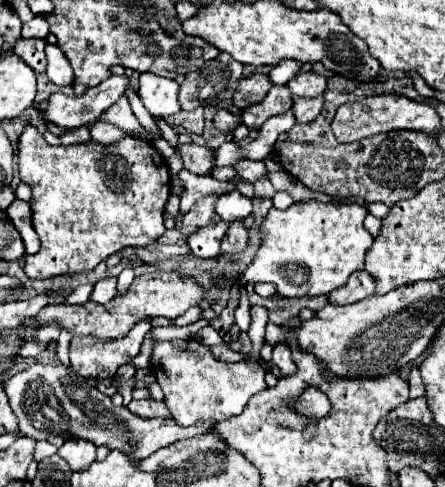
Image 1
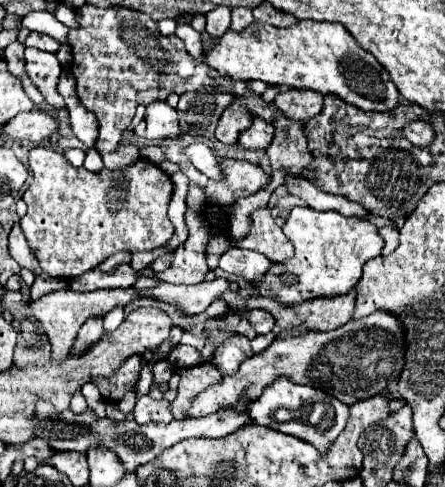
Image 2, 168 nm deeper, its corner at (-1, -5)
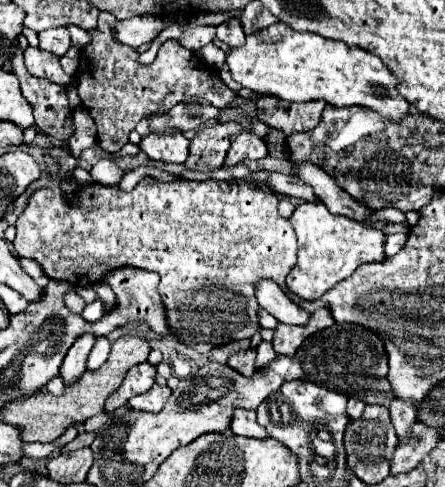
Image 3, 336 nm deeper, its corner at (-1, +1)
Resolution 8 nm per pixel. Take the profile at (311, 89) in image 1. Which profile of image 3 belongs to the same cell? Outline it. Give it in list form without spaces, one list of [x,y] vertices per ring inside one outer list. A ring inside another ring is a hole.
[[[265,96],[257,100],[255,114],[269,128],[289,136],[313,130],[321,120],[323,108],[323,100],[315,100],[315,104],[283,104],[283,100],[275,100],[275,96]]]

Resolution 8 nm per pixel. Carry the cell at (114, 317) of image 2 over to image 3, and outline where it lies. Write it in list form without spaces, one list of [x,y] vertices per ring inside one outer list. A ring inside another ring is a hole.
[[[99,336],[93,350],[89,352],[89,358],[87,358],[87,370],[97,370],[109,356],[109,350],[111,350],[111,344],[107,338]]]

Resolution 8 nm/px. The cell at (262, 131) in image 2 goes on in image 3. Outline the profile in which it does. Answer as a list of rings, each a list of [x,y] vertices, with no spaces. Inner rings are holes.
[[[241,132],[239,136],[231,138],[231,148],[227,152],[225,166],[235,166],[241,164],[243,160],[257,160],[265,156],[267,156],[267,146],[263,144],[263,140],[255,134]]]

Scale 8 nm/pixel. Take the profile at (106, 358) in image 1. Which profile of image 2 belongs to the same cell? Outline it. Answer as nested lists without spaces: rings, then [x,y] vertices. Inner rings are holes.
[[[133,354],[129,356],[109,378],[91,378],[91,382],[99,388],[101,396],[105,400],[121,400],[125,392],[129,392],[137,380],[139,380],[139,370],[141,370],[141,356]]]

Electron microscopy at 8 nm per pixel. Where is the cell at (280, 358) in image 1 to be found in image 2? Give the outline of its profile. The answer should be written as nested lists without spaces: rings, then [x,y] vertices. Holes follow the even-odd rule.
[[[279,376],[271,386],[267,386],[259,396],[259,400],[251,402],[249,410],[249,416],[255,422],[271,426],[273,430],[279,430],[283,434],[305,438],[307,442],[319,446],[321,450],[327,450],[327,446],[339,436],[339,432],[347,424],[347,414],[349,414],[347,404],[339,402],[337,398],[331,398],[327,392],[319,388],[295,384],[287,376]]]

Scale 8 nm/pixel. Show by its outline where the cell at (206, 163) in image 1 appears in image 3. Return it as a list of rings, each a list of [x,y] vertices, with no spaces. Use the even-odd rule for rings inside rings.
[[[255,172],[249,180],[253,182],[265,182],[271,184],[275,188],[277,194],[285,194],[285,196],[295,196],[295,198],[303,198],[307,202],[319,202],[319,198],[315,196],[313,188],[309,184],[305,184],[303,180],[299,180],[297,176],[287,176],[287,174],[277,174],[277,172]]]

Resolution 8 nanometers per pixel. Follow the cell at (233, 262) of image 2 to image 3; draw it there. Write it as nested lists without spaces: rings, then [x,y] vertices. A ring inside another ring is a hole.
[[[263,280],[263,284],[259,284],[257,300],[261,308],[265,308],[283,324],[305,326],[309,322],[309,312],[303,312],[303,308],[295,308],[295,304],[291,304],[291,300],[287,300],[287,296],[279,292],[279,286],[271,284],[271,280]]]

